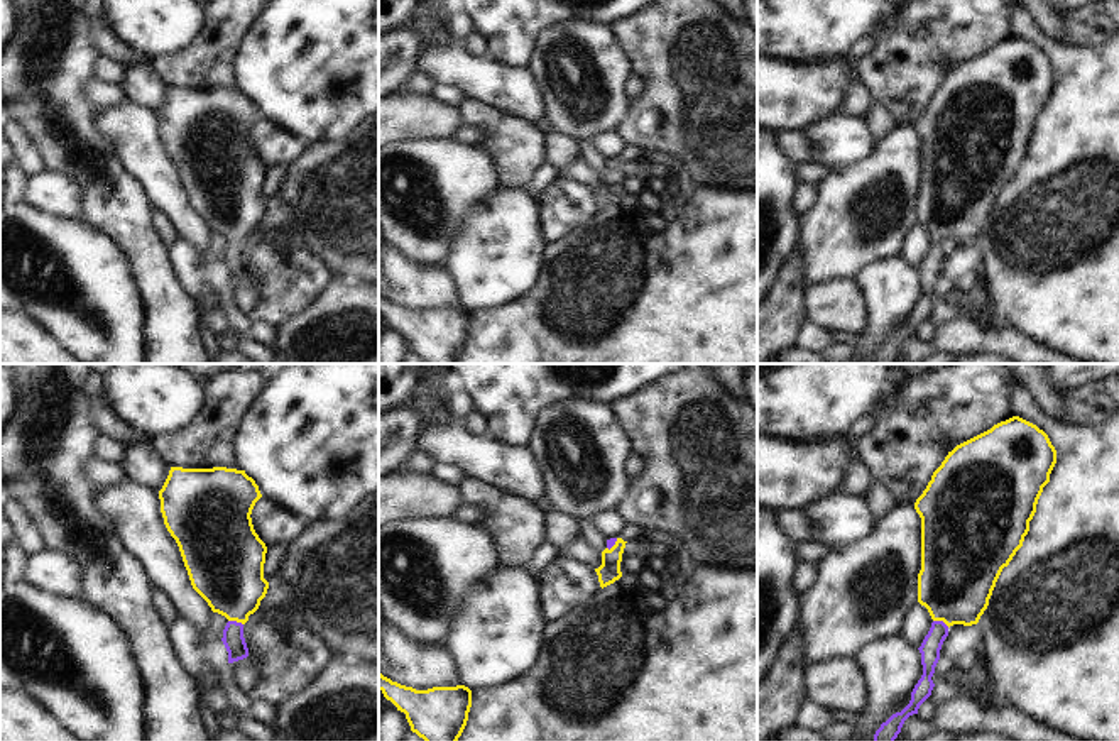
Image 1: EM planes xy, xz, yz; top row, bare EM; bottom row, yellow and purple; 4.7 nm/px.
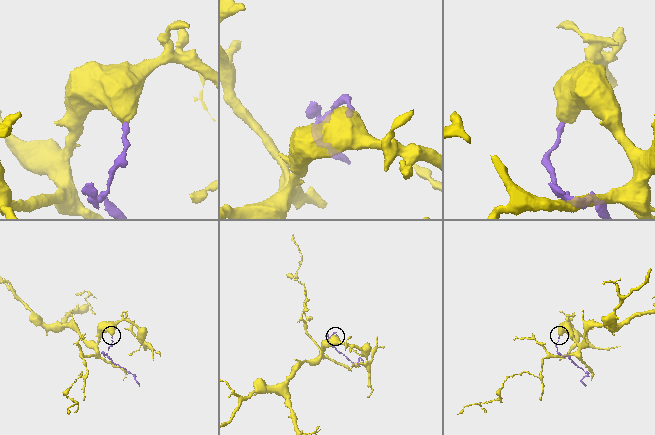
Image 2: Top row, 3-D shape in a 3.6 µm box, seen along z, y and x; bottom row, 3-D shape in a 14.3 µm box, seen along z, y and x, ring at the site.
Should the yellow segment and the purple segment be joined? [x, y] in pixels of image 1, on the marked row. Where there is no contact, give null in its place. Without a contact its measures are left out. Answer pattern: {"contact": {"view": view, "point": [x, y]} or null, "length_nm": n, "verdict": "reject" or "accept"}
{"contact": {"view": "yz", "point": [942, 620]}, "length_nm": 90, "verdict": "accept"}

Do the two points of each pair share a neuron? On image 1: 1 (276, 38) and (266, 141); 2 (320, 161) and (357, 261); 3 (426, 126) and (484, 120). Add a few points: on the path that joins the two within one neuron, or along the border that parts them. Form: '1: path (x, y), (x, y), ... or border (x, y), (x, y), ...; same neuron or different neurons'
1: border (262, 117), (303, 139); different neurons
2: path (337, 186), (357, 207), (357, 236); same neuron
3: border (460, 109), (465, 124); different neurons

